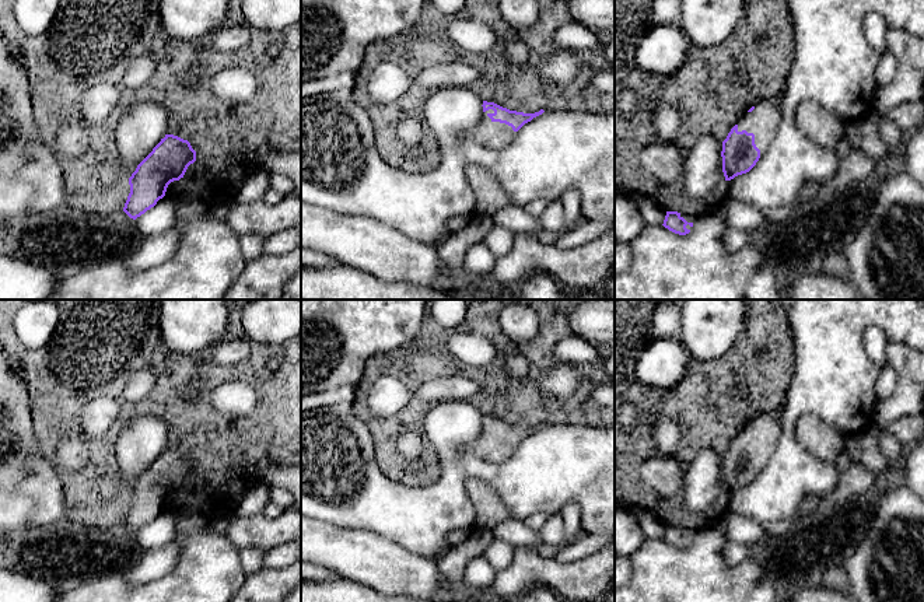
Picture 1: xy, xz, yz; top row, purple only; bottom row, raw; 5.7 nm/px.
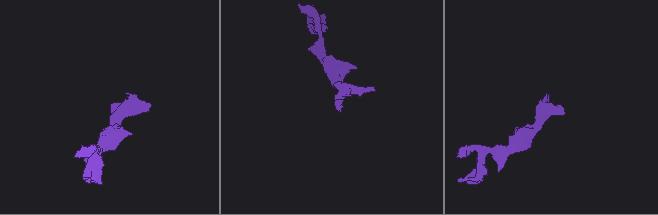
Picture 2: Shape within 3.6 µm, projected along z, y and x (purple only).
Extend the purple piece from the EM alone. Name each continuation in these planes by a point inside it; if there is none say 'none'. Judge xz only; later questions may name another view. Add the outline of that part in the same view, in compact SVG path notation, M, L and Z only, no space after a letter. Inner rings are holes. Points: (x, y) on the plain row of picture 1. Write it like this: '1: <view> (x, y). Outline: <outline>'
1: xz (493, 448). Outline: M493 423L483 426L479 437L472 444L472 452L475 456L489 462L500 463L511 458L517 449L517 445L511 440L500 435L493 435L487 428L494 427Z

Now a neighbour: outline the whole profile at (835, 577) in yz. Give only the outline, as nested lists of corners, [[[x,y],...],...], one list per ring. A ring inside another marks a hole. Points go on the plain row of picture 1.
[[[840,564],[826,568],[820,584],[841,594],[850,594],[848,577]]]

